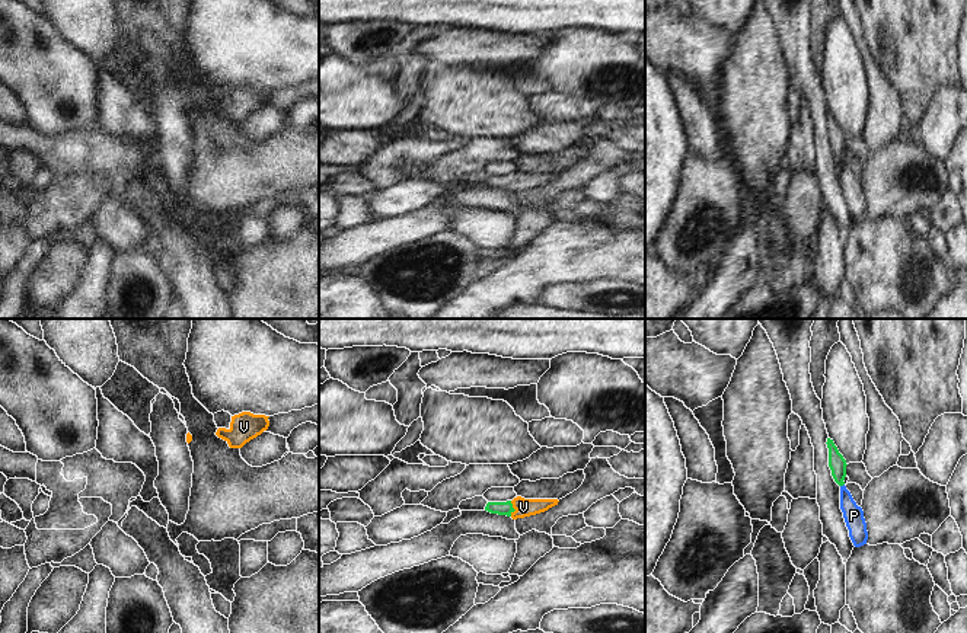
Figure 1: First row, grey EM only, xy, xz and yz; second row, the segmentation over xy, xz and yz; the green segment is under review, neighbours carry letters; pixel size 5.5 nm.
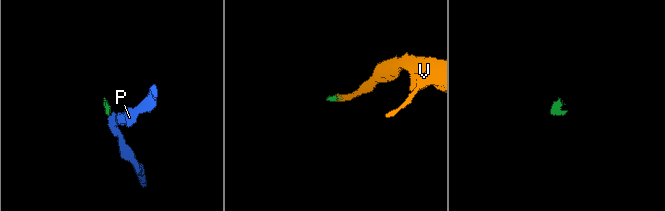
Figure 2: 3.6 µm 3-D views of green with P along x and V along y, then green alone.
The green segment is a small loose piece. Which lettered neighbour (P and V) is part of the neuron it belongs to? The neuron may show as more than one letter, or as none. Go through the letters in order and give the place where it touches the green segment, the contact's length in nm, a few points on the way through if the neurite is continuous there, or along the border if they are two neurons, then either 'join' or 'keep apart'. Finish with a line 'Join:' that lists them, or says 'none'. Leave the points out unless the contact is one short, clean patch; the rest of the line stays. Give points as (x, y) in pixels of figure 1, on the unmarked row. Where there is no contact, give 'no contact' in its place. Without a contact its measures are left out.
P: meets green in yz at (842, 159); contact 30 nm long; border along yz (843, 157), (841, 160); keep apart
V: meets green in xz at (513, 182); contact 90 nm long; runs through xz (501, 182), (513, 182), (523, 181); join
Join: V

